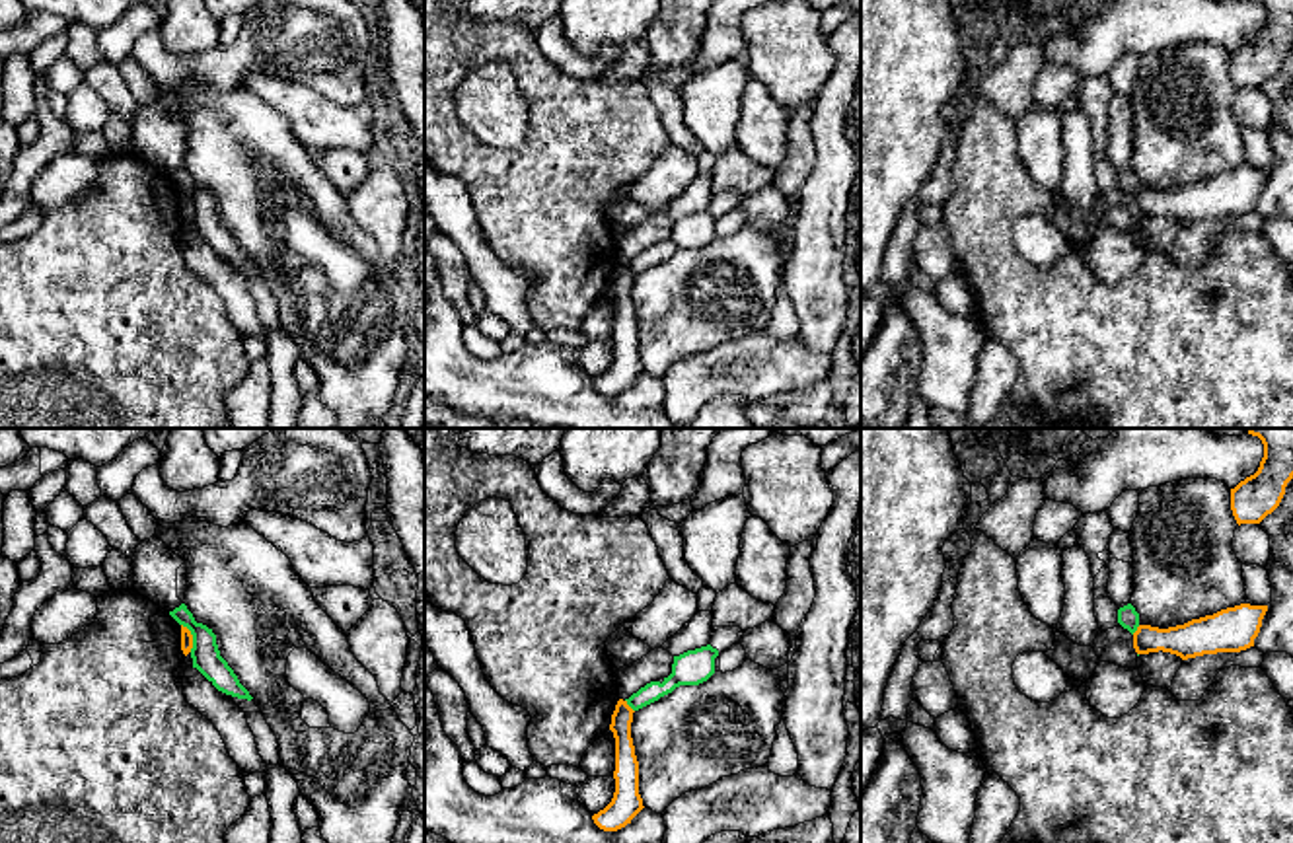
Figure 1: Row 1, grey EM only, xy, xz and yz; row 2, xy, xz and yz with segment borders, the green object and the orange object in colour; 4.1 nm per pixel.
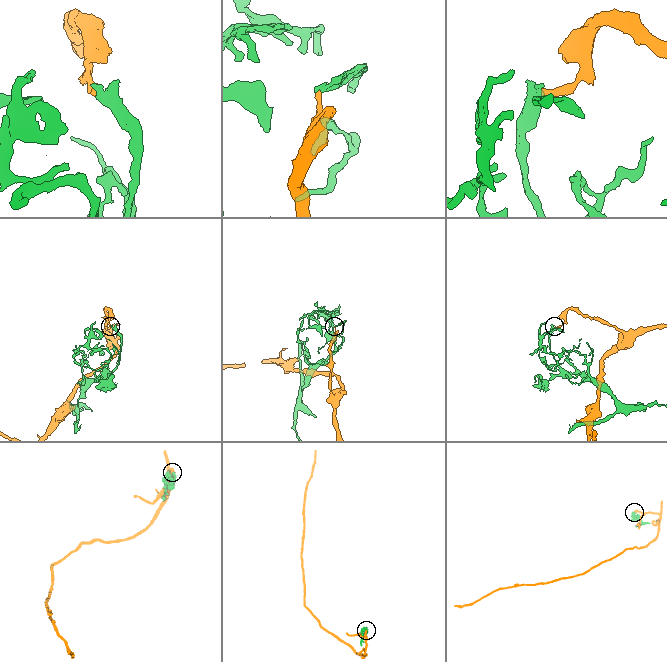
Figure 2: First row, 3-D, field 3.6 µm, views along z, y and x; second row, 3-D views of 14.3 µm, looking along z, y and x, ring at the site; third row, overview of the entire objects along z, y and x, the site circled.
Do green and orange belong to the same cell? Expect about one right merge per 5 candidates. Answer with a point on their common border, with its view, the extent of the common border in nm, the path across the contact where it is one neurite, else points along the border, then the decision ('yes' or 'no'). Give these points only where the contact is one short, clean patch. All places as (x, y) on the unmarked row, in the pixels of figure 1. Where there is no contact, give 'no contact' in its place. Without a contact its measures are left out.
xy (193, 201) | 130 nm | along xy (182, 187), (191, 199), (191, 215) | no

